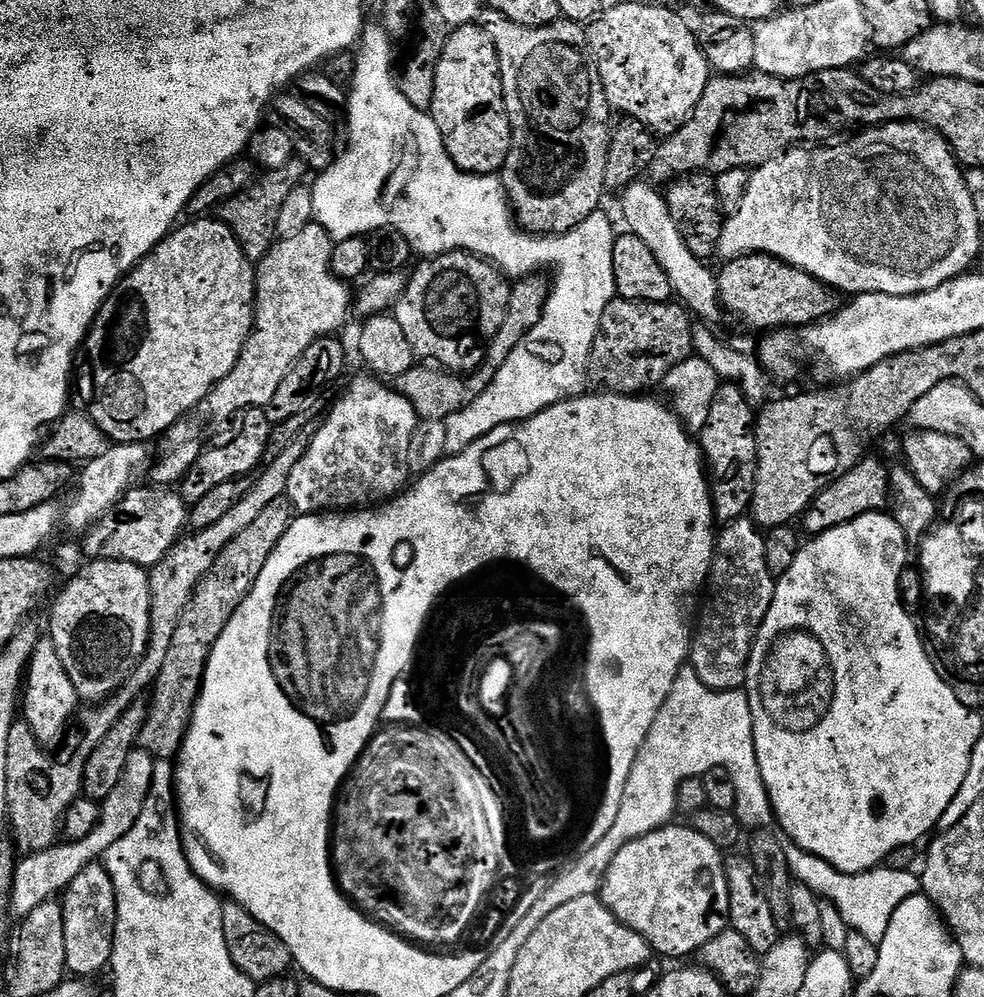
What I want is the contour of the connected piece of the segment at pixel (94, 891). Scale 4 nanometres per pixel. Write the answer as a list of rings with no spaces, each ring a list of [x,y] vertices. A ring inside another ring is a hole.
[[[97,862],[84,868],[66,889],[64,906],[64,962],[73,977],[96,978],[112,963],[116,937],[116,890],[107,867]]]

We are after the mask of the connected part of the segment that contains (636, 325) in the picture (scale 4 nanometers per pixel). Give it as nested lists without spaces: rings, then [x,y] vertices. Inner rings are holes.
[[[611,300],[600,321],[600,332],[588,360],[591,379],[608,390],[640,394],[647,384],[663,381],[666,373],[694,352],[694,331],[689,309],[680,302]]]

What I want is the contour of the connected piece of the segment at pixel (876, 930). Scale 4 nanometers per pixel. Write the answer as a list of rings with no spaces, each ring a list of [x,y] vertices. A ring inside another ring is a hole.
[[[795,842],[785,843],[784,853],[789,873],[799,883],[805,884],[807,888],[812,889],[817,894],[823,894],[833,904],[836,904],[842,918],[849,926],[859,925],[856,923],[859,922],[860,916],[866,915],[868,908],[873,908],[877,912],[877,916],[873,918],[872,924],[860,924],[858,928],[859,932],[873,938],[879,938],[886,934],[888,917],[892,915],[892,911],[906,897],[917,895],[922,888],[922,880],[917,873],[915,876],[912,872],[899,872],[896,868],[888,868],[889,866],[881,867],[871,878],[850,872],[840,872],[830,862],[818,858],[812,852],[807,852],[805,848],[801,848]],[[872,878],[873,880],[868,880]]]

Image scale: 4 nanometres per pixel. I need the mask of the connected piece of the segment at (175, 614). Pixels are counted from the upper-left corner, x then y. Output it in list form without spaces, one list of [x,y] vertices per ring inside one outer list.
[[[308,419],[306,426],[302,426],[302,430],[288,443],[288,447],[279,449],[275,453],[276,457],[273,455],[267,461],[266,467],[255,477],[252,489],[244,495],[242,502],[238,502],[238,506],[234,506],[234,510],[230,510],[214,526],[208,526],[201,532],[193,531],[191,534],[185,535],[179,544],[175,544],[168,551],[164,561],[151,569],[153,615],[159,623],[160,620],[169,626],[180,623],[181,617],[192,603],[196,591],[199,590],[201,582],[212,572],[212,567],[216,565],[228,543],[238,539],[246,530],[246,526],[250,526],[250,522],[254,522],[254,518],[258,518],[258,514],[262,514],[262,510],[277,503],[287,493],[290,474],[296,463],[306,454],[310,442],[316,436],[317,427],[315,419]]]

